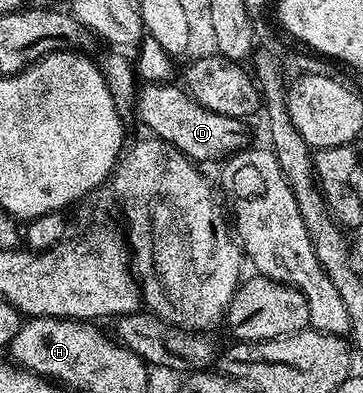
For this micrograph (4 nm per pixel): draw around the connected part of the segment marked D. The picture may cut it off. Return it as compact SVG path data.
M148 83L137 92L135 116L140 116L141 123L152 132L149 134L153 138L164 141L197 163L216 160L219 162L231 154L239 153L249 144L248 129L244 126L247 124L241 118L218 115L218 111L202 107L179 84L174 84Z

